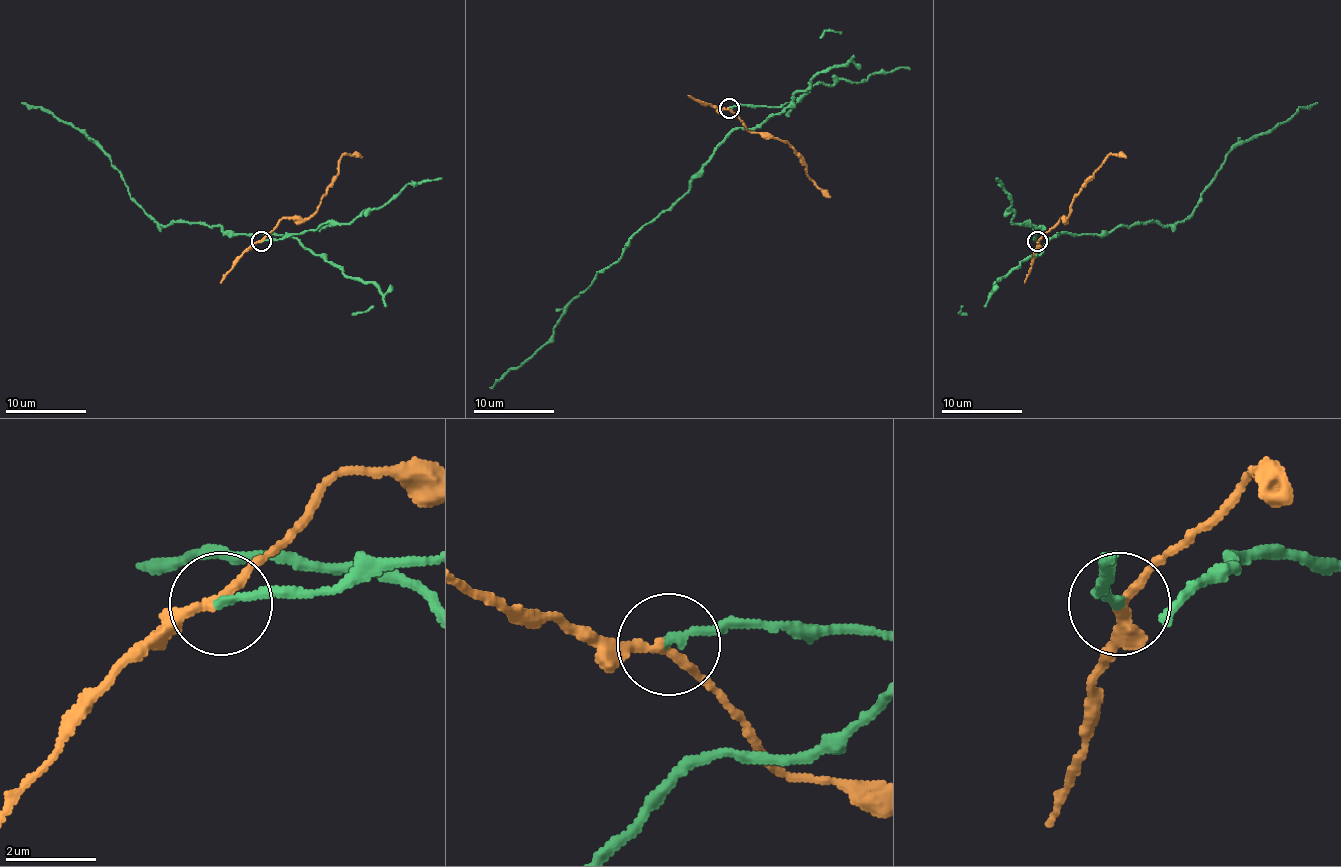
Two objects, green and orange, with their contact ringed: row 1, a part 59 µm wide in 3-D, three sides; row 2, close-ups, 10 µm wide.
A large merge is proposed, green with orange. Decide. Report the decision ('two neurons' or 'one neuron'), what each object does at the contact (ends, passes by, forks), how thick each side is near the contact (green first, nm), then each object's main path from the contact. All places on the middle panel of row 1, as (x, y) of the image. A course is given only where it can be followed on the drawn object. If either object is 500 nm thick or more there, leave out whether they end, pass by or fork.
two neurons; green ends; orange passes by; calibres 200 and 200 nm; course green (730, 109), (766, 107), (766, 119), (736, 127), (687, 191), (564, 308), (552, 336), (490, 389); course orange (730, 109), (752, 133), (776, 137), (798, 153), (812, 181), (830, 197)

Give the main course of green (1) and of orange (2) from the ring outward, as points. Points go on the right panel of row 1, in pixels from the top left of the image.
1: (1038, 242), (1036, 234), (1048, 242), (1175, 226), (1237, 145), (1318, 103)
2: (1038, 240), (1066, 218), (1082, 183), (1110, 155), (1126, 157)

